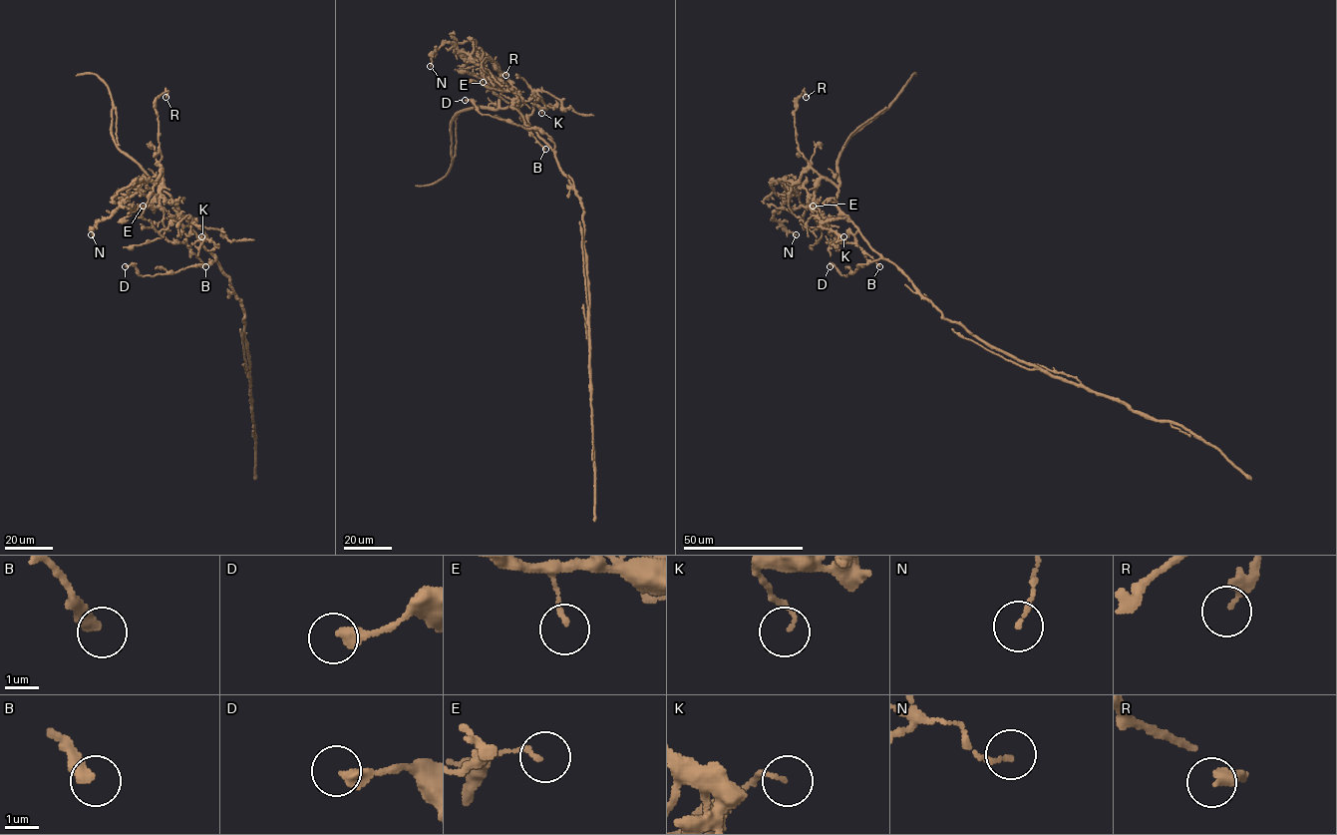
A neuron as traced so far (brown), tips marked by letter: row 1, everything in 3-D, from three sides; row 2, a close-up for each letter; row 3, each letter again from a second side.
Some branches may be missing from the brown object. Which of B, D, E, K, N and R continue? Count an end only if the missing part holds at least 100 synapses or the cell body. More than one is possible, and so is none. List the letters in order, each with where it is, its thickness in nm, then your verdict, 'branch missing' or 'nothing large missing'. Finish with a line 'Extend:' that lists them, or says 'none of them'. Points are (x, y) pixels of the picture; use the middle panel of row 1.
B: place (545, 149); calibre 400 nm; nothing large missing
D: place (465, 100); calibre 400 nm; nothing large missing
E: place (483, 82); calibre 140 nm; nothing large missing
K: place (541, 113); calibre 100 nm; nothing large missing
N: place (430, 66); calibre 140 nm; nothing large missing
R: place (505, 75); calibre 280 nm; nothing large missing
Extend: none of them

